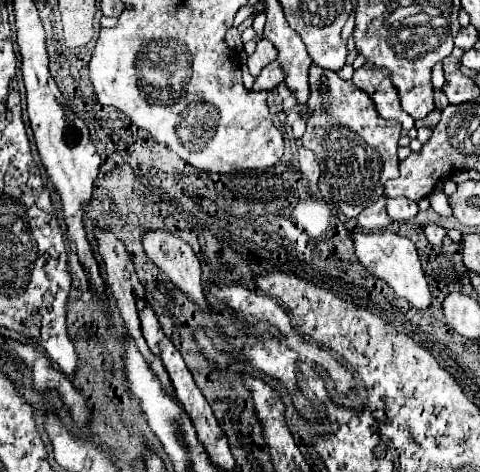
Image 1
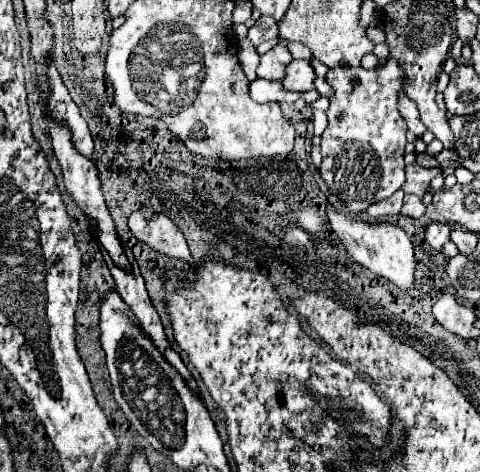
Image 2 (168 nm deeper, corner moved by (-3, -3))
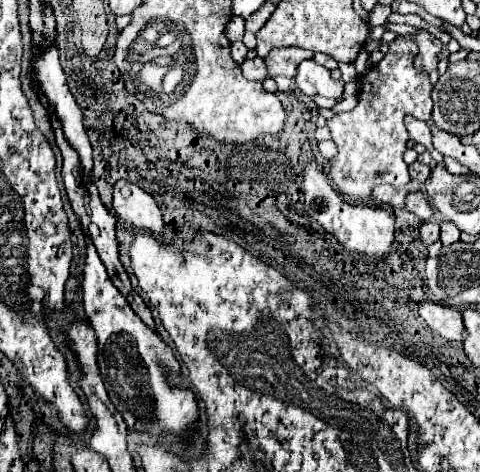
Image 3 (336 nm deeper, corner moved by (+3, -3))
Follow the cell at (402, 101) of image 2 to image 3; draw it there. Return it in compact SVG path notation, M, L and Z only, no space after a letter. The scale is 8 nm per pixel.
M406 117L406 129L410 133L410 139L414 139L420 145L424 145L430 153L436 153L436 149L432 145L432 131L424 121L418 121L414 117Z

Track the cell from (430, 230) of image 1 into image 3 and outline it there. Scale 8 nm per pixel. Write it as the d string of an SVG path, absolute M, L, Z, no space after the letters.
M424 221L420 225L420 239L426 247L432 245L434 241L438 241L438 237L440 237L440 227L436 221Z

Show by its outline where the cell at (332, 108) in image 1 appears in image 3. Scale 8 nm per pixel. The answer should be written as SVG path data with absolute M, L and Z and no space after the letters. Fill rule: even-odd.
M396 37L390 43L390 53L378 63L378 67L372 67L362 77L358 107L328 119L328 129L338 145L338 155L332 159L330 167L330 179L334 189L348 201L366 201L372 193L372 187L380 183L402 187L410 181L408 165L402 159L406 141L409 140L404 117L412 115L418 119L425 118L425 121L432 118L432 83L428 75L420 75L414 69L412 57L416 57L414 41L410 37ZM354 131L356 135L350 137Z

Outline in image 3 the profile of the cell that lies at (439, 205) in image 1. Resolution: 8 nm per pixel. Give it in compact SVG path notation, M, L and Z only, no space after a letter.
M418 161L409 165L408 170L412 181L418 181L418 183L424 183L426 177L428 177L428 173L430 173L430 167L428 165L422 165Z

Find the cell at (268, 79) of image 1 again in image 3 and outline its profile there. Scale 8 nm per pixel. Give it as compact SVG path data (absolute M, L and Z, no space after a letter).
M302 61L298 65L296 85L304 95L322 95L330 99L338 99L344 93L344 81L332 79L330 71L316 61Z

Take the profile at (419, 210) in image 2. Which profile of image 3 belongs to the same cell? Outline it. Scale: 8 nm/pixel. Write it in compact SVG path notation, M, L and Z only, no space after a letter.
M424 191L410 193L406 197L406 209L412 211L412 213L416 213L422 221L428 221L428 219L434 217L434 209L432 209L432 205L430 205L430 201L428 201L428 197L426 197Z

